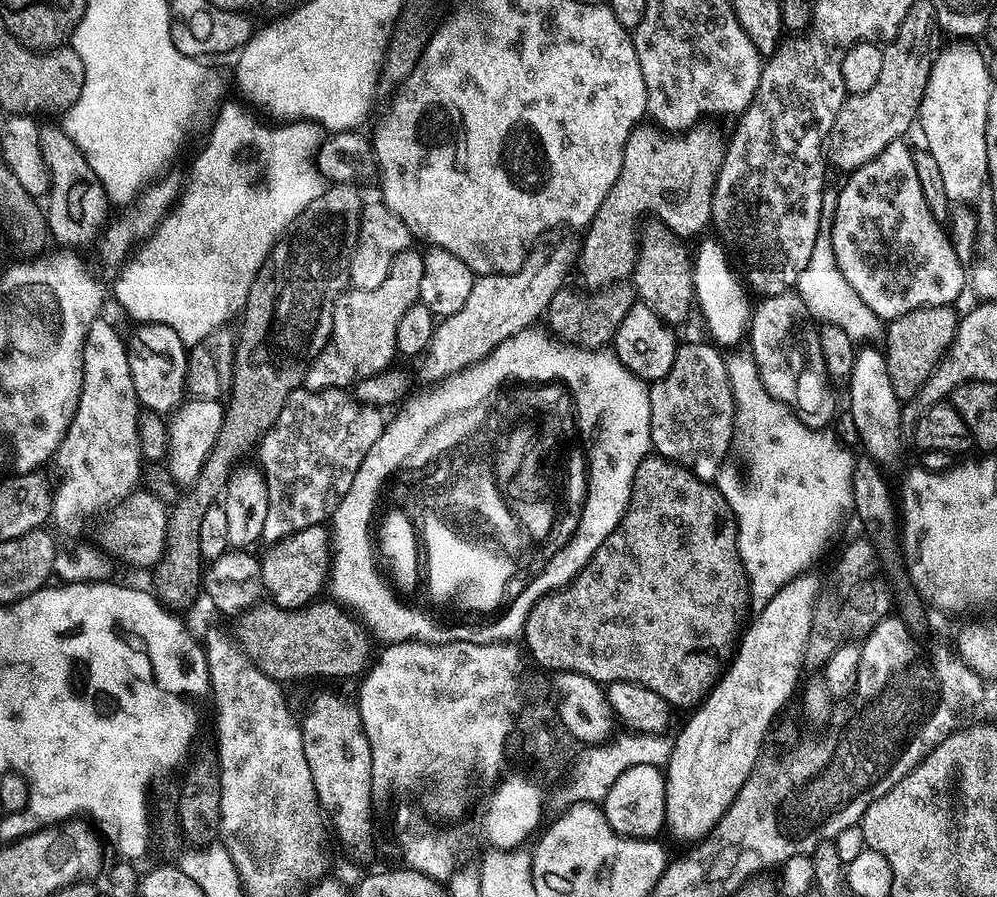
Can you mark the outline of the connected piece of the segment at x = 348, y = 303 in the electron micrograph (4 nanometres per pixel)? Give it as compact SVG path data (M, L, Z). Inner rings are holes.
M409 250L390 264L390 274L374 290L349 287L335 300L330 346L312 359L303 387L314 392L328 388L351 389L358 382L393 367L397 359L398 321L418 303L422 290L423 255Z

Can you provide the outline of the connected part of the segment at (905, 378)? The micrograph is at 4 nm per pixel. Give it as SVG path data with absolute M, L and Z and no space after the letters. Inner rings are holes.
M950 304L926 306L910 310L910 314L902 314L902 318L897 320L887 321L886 331L882 336L882 351L892 389L900 401L912 400L918 390L922 390L926 378L934 374L938 362L948 353L948 348L954 342L958 323L956 310Z

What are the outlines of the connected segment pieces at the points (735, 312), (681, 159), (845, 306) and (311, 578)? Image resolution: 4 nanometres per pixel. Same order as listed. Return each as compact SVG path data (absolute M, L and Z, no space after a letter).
M711 239L704 241L698 254L696 253L693 269L693 291L699 309L700 306L702 308L706 324L715 337L712 338L719 345L736 344L743 336L745 339L746 333L749 331L753 305L748 304L749 293L746 291L741 277L734 271L733 265L730 263L729 253L724 245L720 243L719 239Z
M641 122L636 125L636 129L630 134L630 138L626 142L626 150L622 154L622 170L618 174L618 182L614 182L614 186L610 186L610 194L606 194L606 198L602 202L602 206L598 206L598 210L594 214L594 218L589 224L586 225L586 231L588 232L584 236L584 244L579 245L578 248L578 272L585 276L589 280L589 285L603 286L606 284L613 284L621 281L623 278L631 277L632 269L636 266L636 245L638 243L638 223L636 224L636 216L642 212L652 212L653 217L660 219L662 223L670 230L674 230L674 234L681 238L689 238L688 236L696 236L705 227L709 227L712 218L712 191L716 185L716 179L720 173L720 167L724 161L724 149L726 147L726 136L723 136L712 122L697 122L690 128L680 130L665 130L663 127L657 126L652 122Z
M818 236L818 239L820 244L814 242L816 256L810 254L810 262L806 262L806 270L802 270L795 286L795 291L800 293L802 302L806 302L809 316L821 325L829 324L838 326L838 330L846 330L846 334L854 342L879 341L882 336L882 322L878 314L874 314L874 310L870 310L870 306L862 302L854 286L850 286L850 282L836 264L832 236Z
M324 524L291 532L269 548L272 549L260 560L258 576L263 591L272 595L271 603L280 608L302 608L313 603L323 588L325 591L330 580L330 532Z

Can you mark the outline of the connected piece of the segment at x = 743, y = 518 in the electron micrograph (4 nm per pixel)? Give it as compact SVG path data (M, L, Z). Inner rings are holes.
M747 351L736 352L731 357L725 359L724 366L726 374L730 378L730 386L732 387L732 397L736 403L736 426L734 429L734 444L738 449L740 447L740 460L744 463L744 480L740 477L740 472L731 466L721 468L718 477L718 487L720 493L726 498L728 505L732 507L733 514L736 515L736 529L738 530L738 550L744 548L744 552L760 552L760 556L772 556L772 560L788 560L788 568L792 568L792 560L804 560L807 569L811 569L816 564L816 559L824 552L824 547L832 540L832 535L840 528L840 523L844 520L844 515L853 511L852 507L852 469L854 467L854 456L851 456L846 449L840 445L838 437L832 433L832 430L822 428L811 428L806 426L795 412L788 408L782 402L768 393L766 386L762 382L762 378L758 374L758 366L752 360L751 355Z

